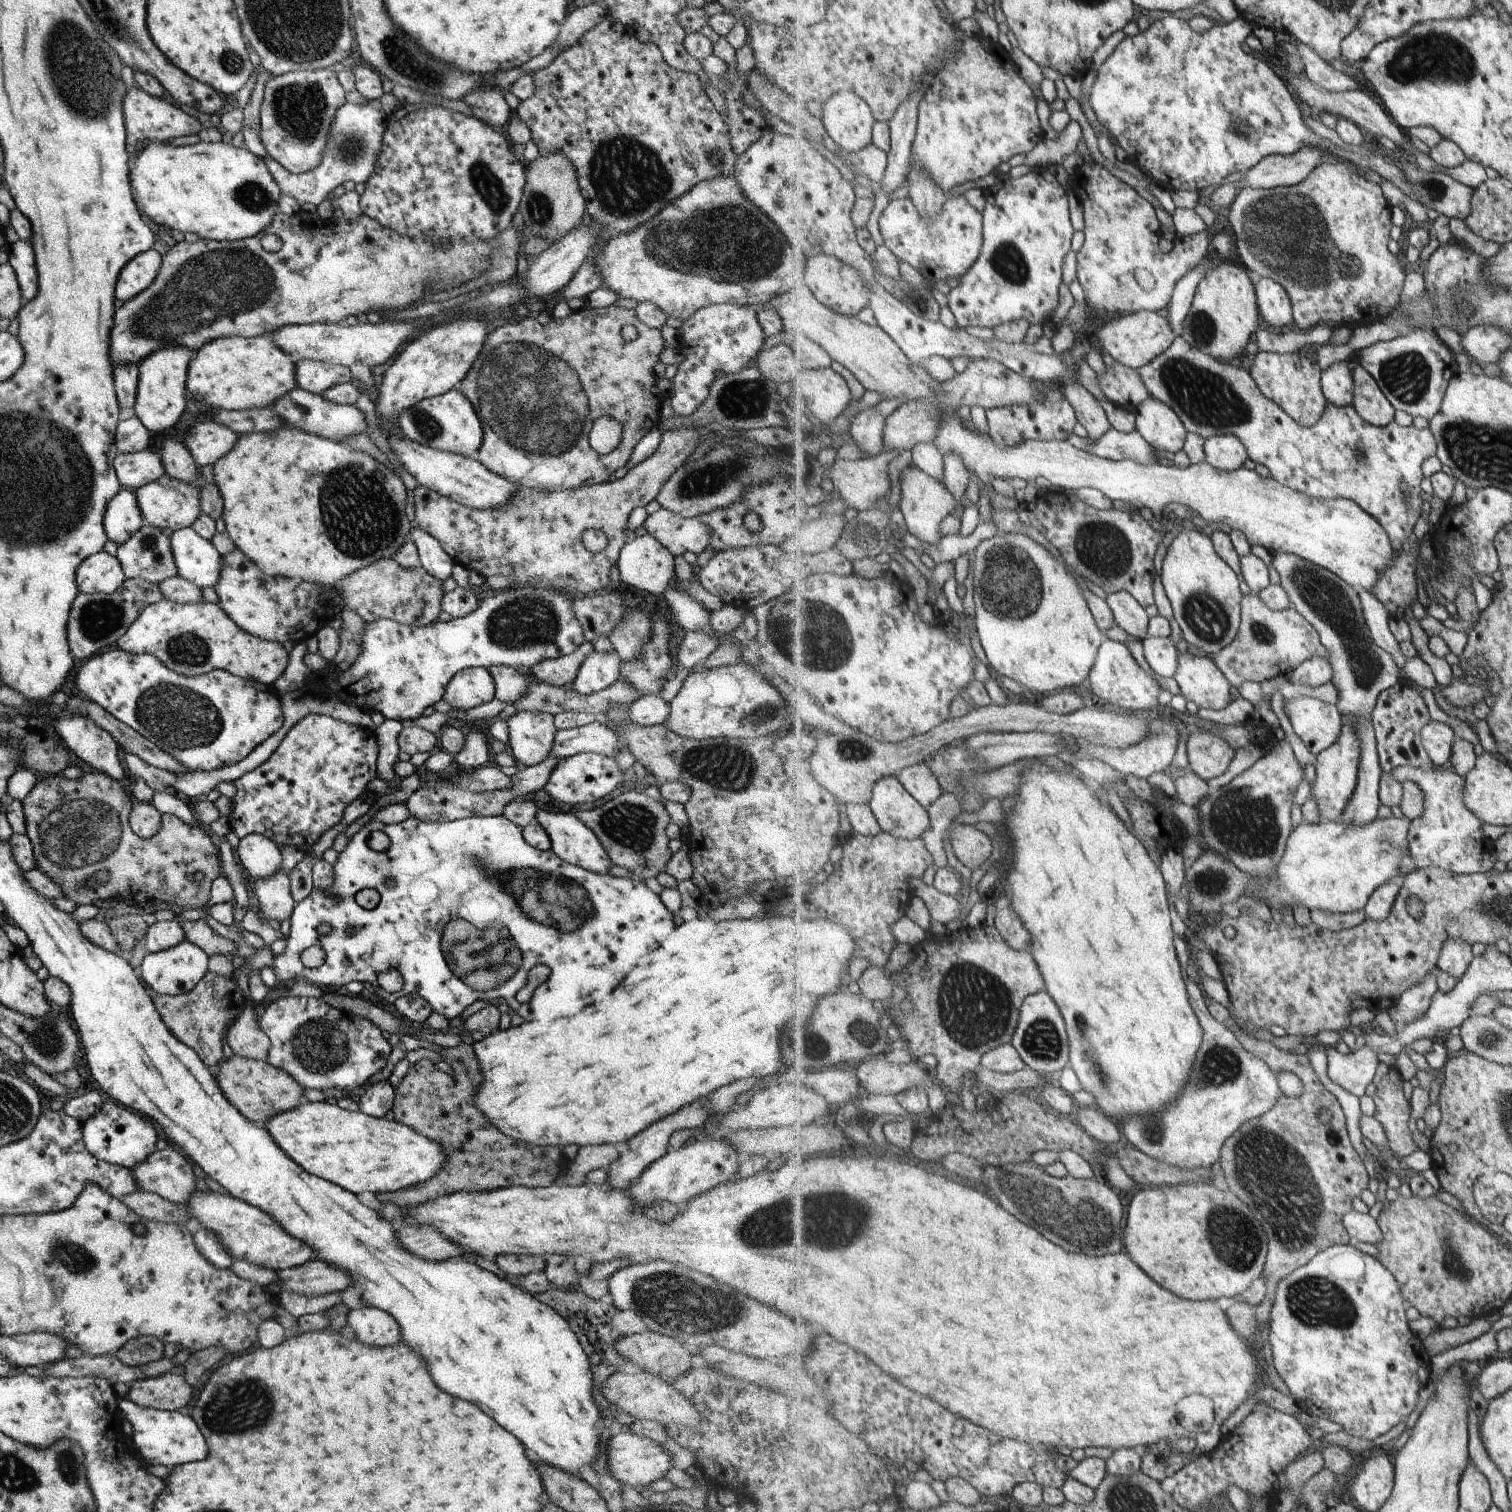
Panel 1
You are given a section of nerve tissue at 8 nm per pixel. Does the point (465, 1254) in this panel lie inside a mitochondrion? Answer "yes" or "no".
no

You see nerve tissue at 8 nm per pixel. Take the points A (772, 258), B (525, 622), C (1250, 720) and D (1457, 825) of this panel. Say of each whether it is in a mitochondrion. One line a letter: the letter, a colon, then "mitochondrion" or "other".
A: mitochondrion
B: mitochondrion
C: other
D: other

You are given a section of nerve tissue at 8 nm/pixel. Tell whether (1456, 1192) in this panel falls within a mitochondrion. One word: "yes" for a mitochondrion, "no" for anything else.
no

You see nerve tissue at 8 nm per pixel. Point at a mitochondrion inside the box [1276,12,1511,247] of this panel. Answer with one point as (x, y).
(1436, 54)

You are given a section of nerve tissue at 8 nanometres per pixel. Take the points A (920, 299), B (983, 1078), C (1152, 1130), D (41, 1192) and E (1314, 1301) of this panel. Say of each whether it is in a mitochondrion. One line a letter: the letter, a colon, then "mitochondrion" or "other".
A: mitochondrion
B: other
C: mitochondrion
D: mitochondrion
E: mitochondrion

